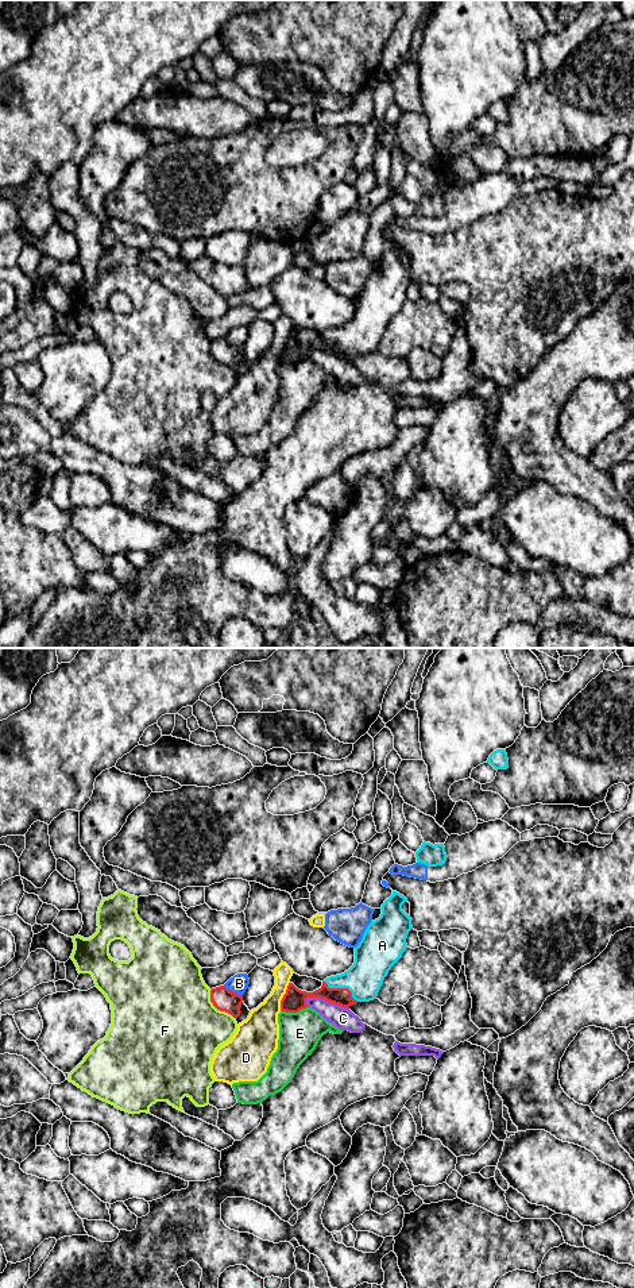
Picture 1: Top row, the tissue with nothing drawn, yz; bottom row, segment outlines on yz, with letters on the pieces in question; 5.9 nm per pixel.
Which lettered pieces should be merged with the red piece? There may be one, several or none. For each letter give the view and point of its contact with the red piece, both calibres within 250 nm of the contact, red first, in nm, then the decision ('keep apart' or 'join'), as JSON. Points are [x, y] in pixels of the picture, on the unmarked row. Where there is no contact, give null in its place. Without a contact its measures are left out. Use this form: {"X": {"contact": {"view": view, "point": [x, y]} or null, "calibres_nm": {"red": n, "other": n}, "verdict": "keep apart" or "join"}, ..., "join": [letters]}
{"A": {"contact": {"view": "yz", "point": [341, 340]}, "calibres_nm": {"red": 110, "other": 220}, "verdict": "join"}, "B": {"contact": {"view": "yz", "point": [234, 344]}, "calibres_nm": {"red": 140, "other": 110}, "verdict": "keep apart"}, "C": {"contact": {"view": "yz", "point": [327, 353]}, "calibres_nm": {"red": 140, "other": 130}, "verdict": "keep apart"}, "D": {"contact": {"view": "yz", "point": [283, 349]}, "calibres_nm": {"red": 140, "other": 220}, "verdict": "keep apart"}, "E": {"contact": {"view": "yz", "point": [294, 363]}, "calibres_nm": {"red": 140, "other": 240}, "verdict": "keep apart"}, "F": {"contact": {"view": "yz", "point": [216, 359]}, "calibres_nm": {"red": 140, "other": 480}, "verdict": "keep apart"}, "join": ["A"]}

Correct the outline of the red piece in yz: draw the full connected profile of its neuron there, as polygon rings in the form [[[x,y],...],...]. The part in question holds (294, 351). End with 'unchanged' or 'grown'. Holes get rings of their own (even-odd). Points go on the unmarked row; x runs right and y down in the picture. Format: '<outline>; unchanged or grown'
[[[397,243],[382,257],[382,266],[367,278],[355,300],[353,317],[341,327],[326,329],[322,338],[306,344],[289,335],[281,352],[281,363],[298,365],[309,359],[308,350],[320,350],[349,362],[357,354],[376,351],[391,319],[407,300],[406,290],[413,281],[411,270],[402,262],[407,251]]]; grown

